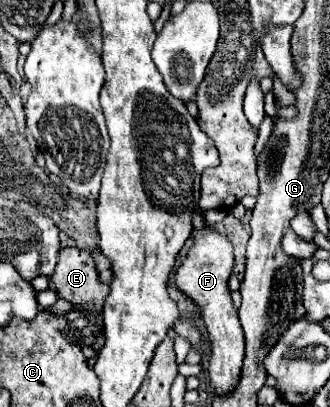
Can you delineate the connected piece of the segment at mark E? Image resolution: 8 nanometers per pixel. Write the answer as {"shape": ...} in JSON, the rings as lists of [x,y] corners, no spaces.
{"shape":[[[72,246],[62,248],[50,280],[58,296],[68,300],[74,310],[96,314],[102,320],[102,306],[108,296],[108,286],[100,284],[98,268],[90,252]]]}

